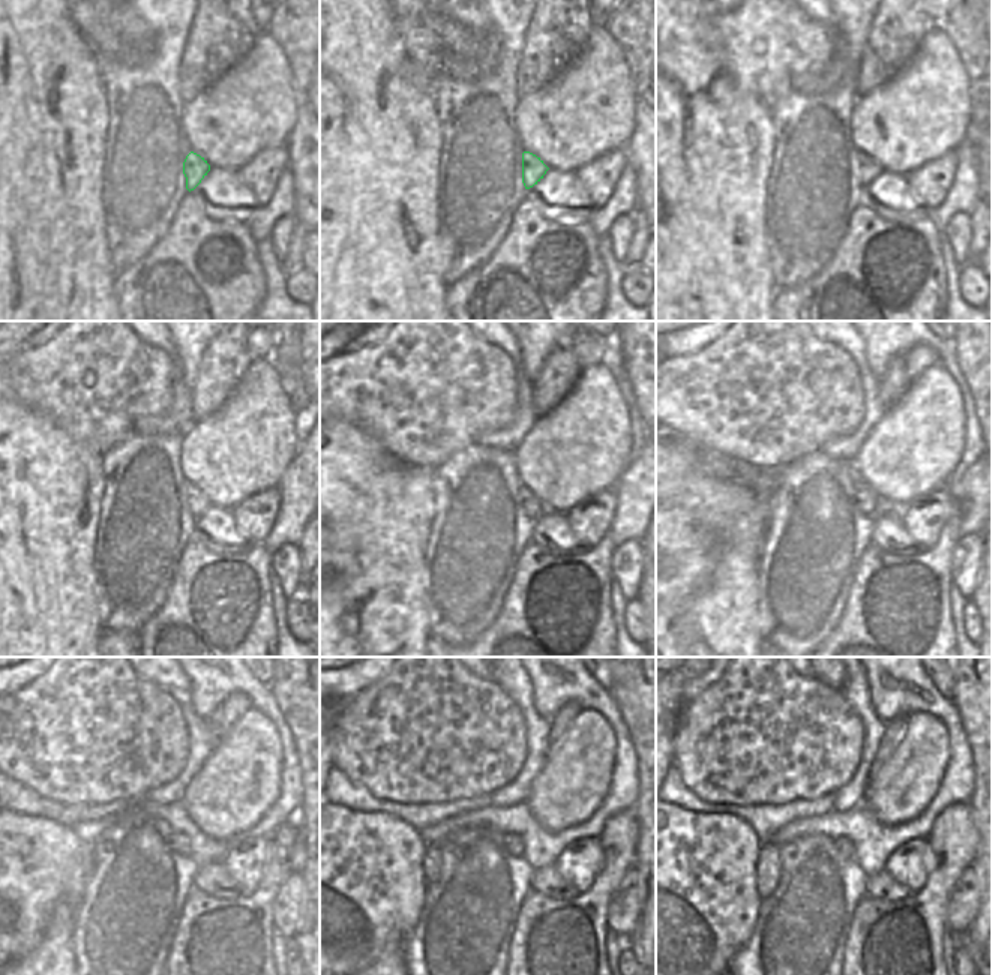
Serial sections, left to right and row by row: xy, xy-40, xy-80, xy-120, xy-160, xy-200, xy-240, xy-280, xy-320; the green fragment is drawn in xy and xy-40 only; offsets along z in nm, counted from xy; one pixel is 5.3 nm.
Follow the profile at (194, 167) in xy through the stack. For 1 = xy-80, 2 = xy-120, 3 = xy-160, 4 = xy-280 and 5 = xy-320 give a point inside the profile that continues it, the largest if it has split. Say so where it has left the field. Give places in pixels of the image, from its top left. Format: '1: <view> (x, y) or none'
1: xy-80 (868, 168)
2: xy-120 (198, 503)
3: xy-160 (533, 507)
4: xy-280 (514, 845)
5: xy-320 (844, 848)

